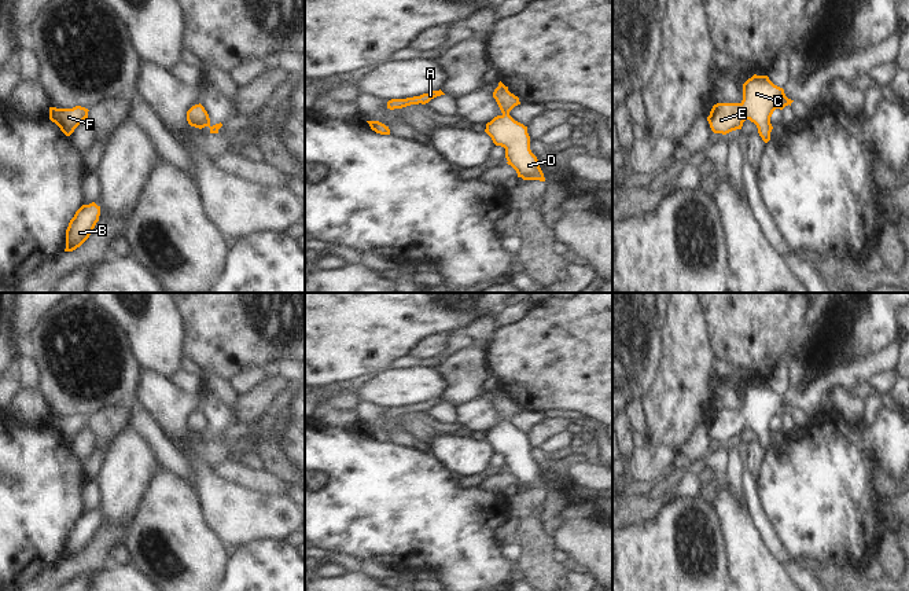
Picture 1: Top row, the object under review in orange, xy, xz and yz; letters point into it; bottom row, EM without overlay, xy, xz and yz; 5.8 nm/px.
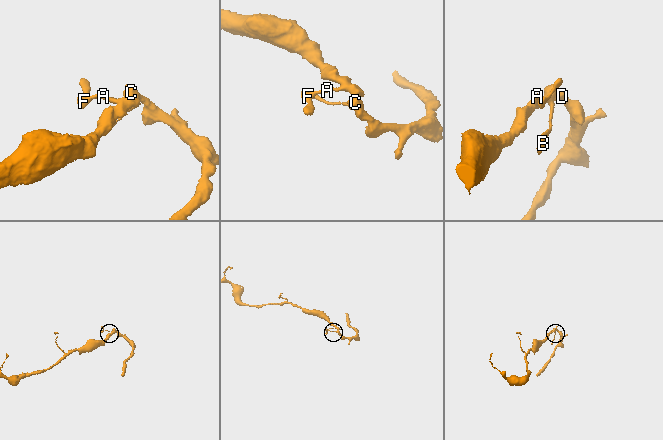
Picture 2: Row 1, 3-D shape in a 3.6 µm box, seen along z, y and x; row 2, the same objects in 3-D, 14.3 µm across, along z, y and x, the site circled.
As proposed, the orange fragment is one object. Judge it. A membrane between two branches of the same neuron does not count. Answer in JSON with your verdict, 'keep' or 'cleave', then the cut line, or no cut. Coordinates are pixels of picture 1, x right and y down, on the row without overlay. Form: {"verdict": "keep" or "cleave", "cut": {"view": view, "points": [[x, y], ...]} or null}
{"verdict": "keep", "cut": null}

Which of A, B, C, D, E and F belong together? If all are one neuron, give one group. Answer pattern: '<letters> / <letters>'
A B C D E F

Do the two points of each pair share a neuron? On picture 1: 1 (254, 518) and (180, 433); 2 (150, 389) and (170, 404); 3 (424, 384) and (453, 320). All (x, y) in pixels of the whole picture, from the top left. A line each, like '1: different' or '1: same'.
1: same
2: same
3: different

